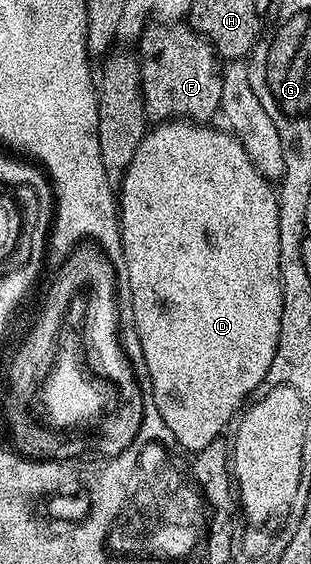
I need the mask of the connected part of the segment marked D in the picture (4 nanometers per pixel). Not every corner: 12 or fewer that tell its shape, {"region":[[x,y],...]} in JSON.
{"region":[[149,128],[118,187],[147,384],[233,424],[282,323],[277,190],[239,136]]}

